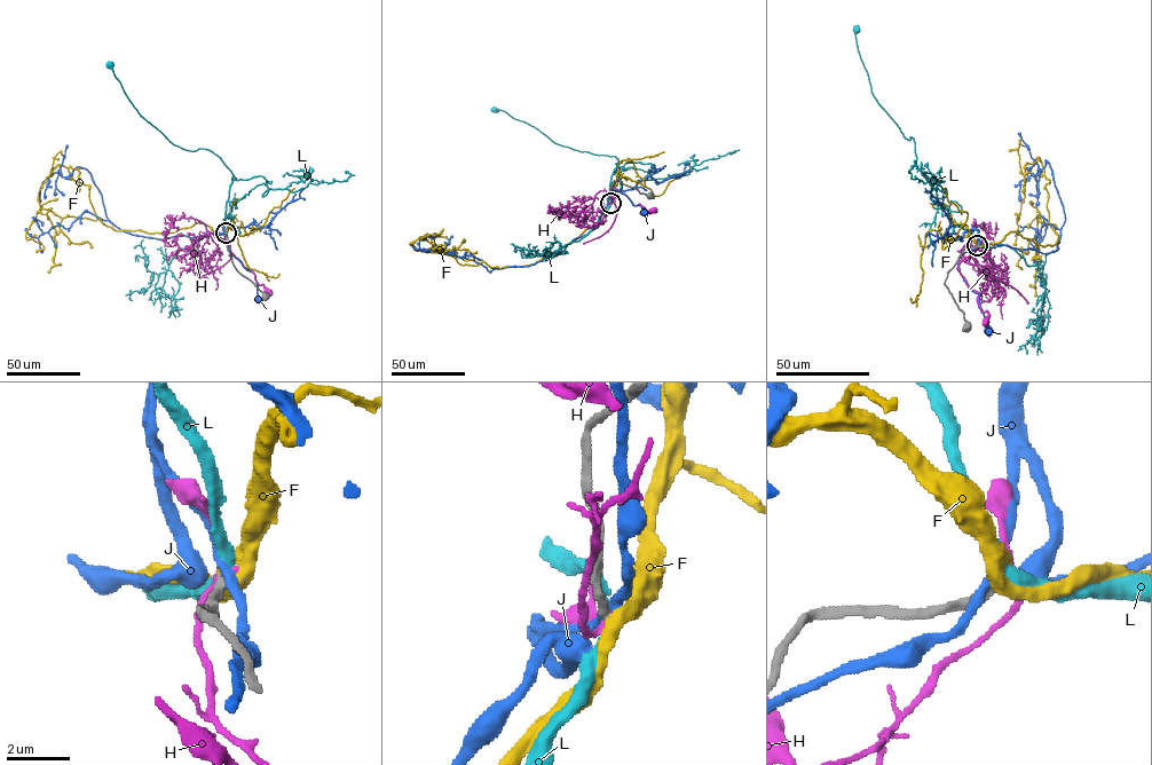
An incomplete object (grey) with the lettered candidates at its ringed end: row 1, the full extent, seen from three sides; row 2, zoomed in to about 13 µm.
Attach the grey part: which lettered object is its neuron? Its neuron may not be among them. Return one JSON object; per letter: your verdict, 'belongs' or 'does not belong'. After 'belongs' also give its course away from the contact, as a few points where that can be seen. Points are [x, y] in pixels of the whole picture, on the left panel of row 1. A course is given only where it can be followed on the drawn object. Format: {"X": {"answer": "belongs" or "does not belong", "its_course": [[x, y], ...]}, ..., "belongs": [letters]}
{"F": {"answer": "belongs", "its_course": [[226, 234], [200, 222], [168, 234], [113, 230], [96, 215], [89, 184], [61, 165], [38, 197], [56, 233]]}, "H": {"answer": "does not belong"}, "J": {"answer": "does not belong"}, "L": {"answer": "does not belong"}, "belongs": ["F"]}

